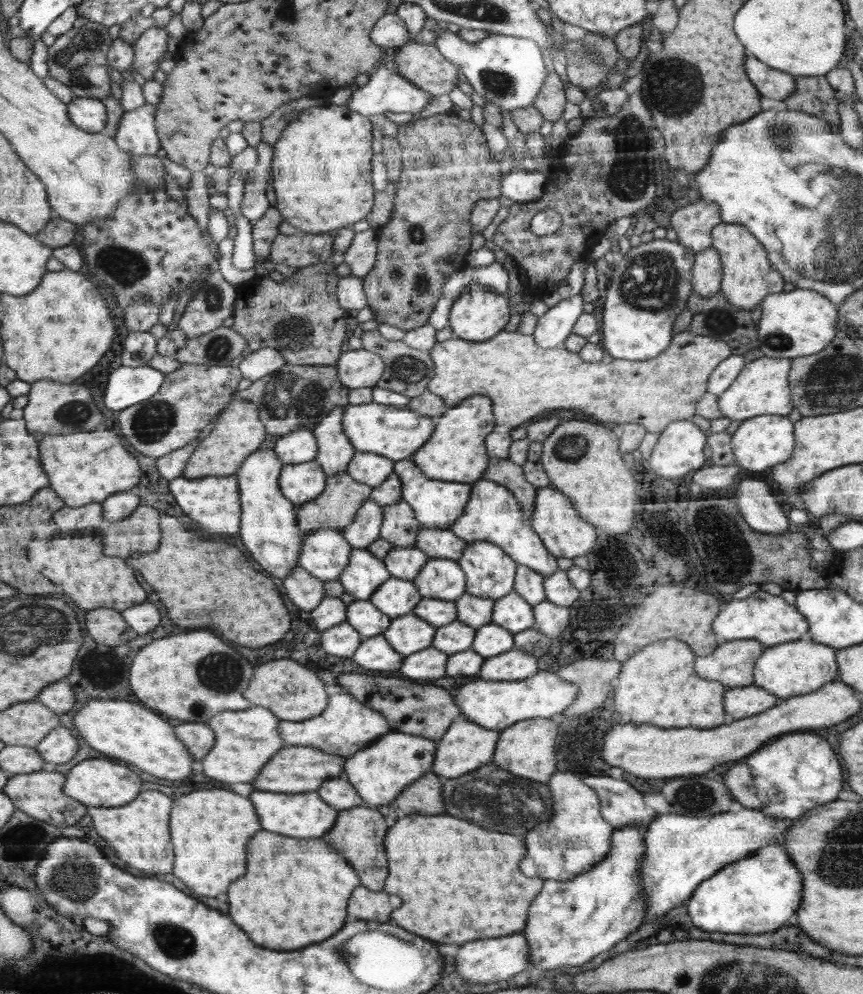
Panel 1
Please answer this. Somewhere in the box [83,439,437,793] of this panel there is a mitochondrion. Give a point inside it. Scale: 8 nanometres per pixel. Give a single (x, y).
(221, 671)

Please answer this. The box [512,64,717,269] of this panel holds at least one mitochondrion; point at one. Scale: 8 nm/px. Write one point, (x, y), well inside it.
(628, 177)

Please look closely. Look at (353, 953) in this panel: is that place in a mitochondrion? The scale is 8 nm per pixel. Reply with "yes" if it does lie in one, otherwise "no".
yes

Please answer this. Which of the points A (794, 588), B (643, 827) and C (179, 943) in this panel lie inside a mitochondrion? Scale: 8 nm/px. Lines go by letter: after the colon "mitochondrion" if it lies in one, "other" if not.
A: other
B: other
C: mitochondrion

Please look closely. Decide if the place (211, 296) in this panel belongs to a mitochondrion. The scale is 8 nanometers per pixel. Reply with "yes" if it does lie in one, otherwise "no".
yes

